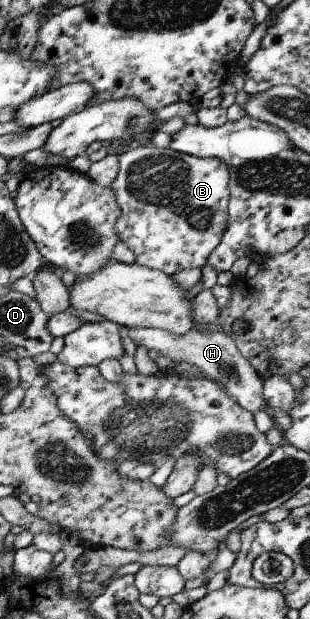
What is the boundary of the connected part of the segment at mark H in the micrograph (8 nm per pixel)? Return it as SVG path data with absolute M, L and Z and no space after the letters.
M195 327L188 329L184 335L172 335L170 332L159 329L128 329L128 337L135 346L145 347L147 350L155 349L158 354L168 356L170 360L177 364L181 361L187 362L199 370L201 376L215 381L224 391L230 395L235 402L248 410L250 413L262 410L269 412L269 406L263 398L263 378L261 378L255 369L245 362L229 335L223 331L207 332Z

